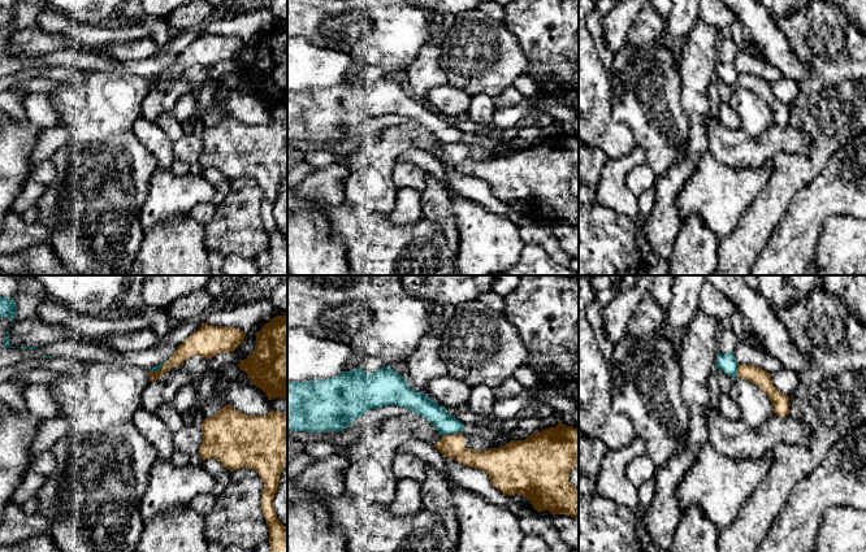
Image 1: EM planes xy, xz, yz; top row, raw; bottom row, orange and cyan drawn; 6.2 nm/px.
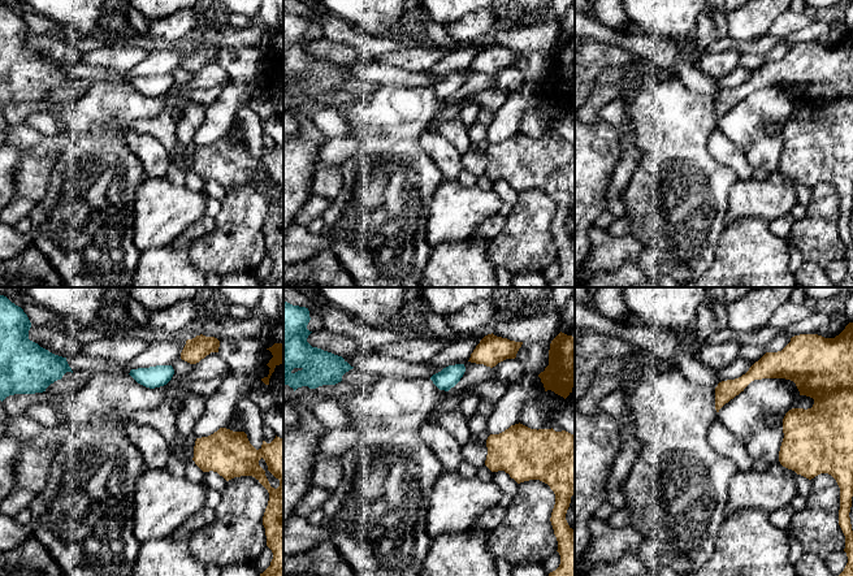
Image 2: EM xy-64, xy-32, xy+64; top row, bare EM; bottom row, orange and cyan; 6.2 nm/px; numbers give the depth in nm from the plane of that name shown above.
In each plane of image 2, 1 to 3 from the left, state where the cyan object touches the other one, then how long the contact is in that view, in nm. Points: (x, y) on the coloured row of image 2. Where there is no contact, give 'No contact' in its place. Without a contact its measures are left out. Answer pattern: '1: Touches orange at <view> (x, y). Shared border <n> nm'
1: No contact
2: No contact
3: No contact

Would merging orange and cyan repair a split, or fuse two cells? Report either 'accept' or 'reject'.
reject

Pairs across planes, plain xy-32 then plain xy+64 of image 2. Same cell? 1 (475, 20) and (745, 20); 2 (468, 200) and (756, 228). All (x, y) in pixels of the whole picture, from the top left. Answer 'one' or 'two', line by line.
1: two
2: two

